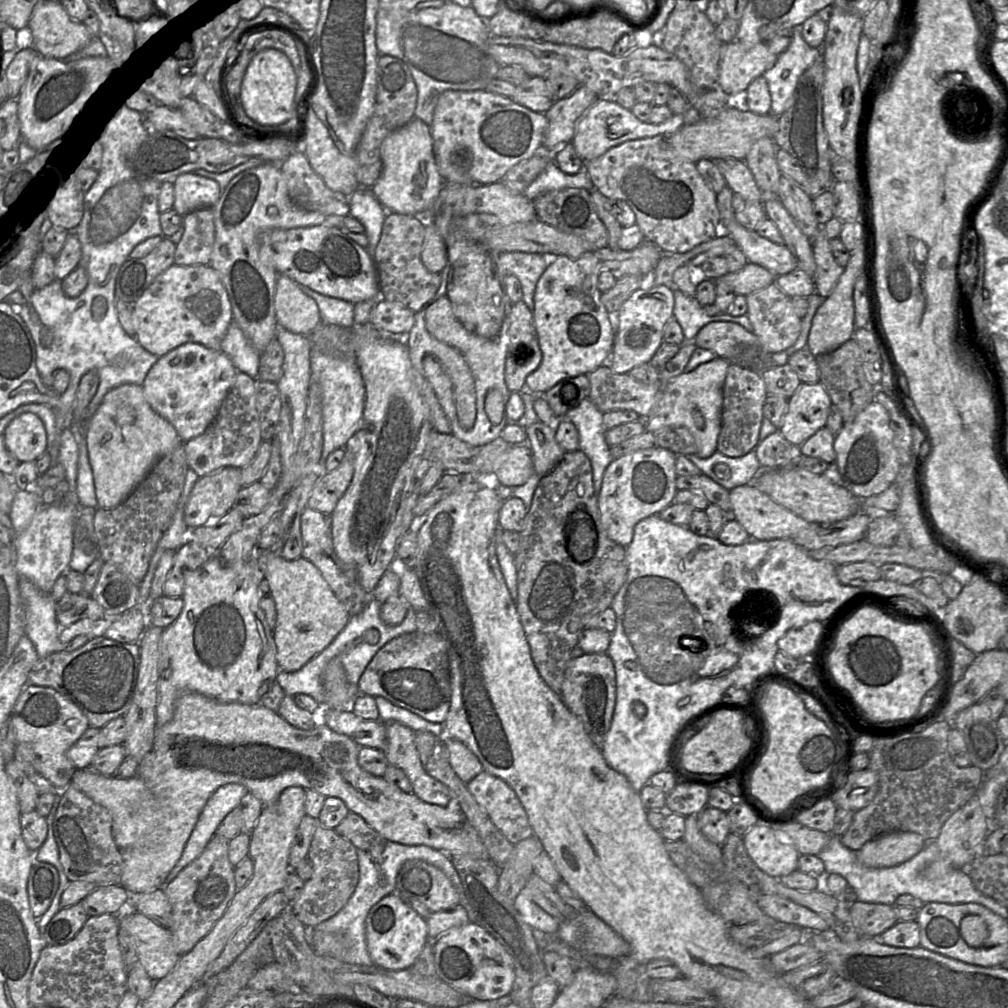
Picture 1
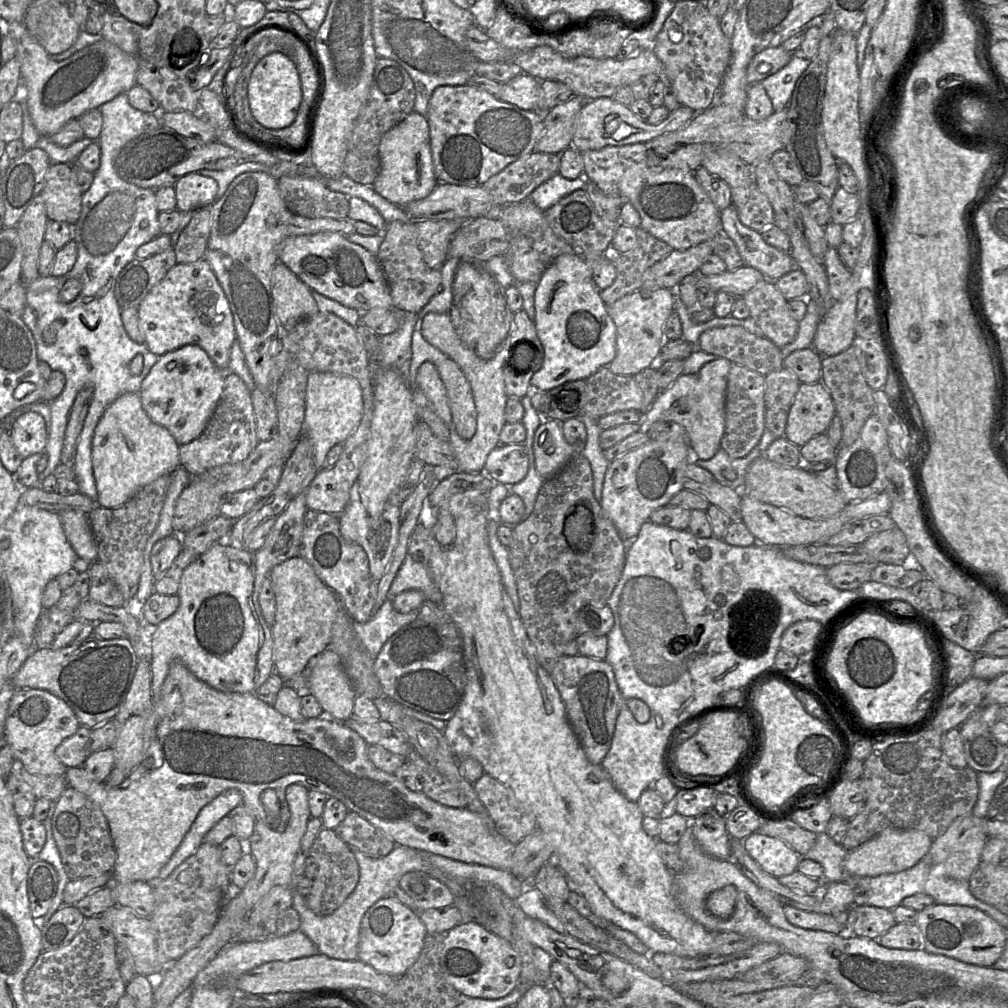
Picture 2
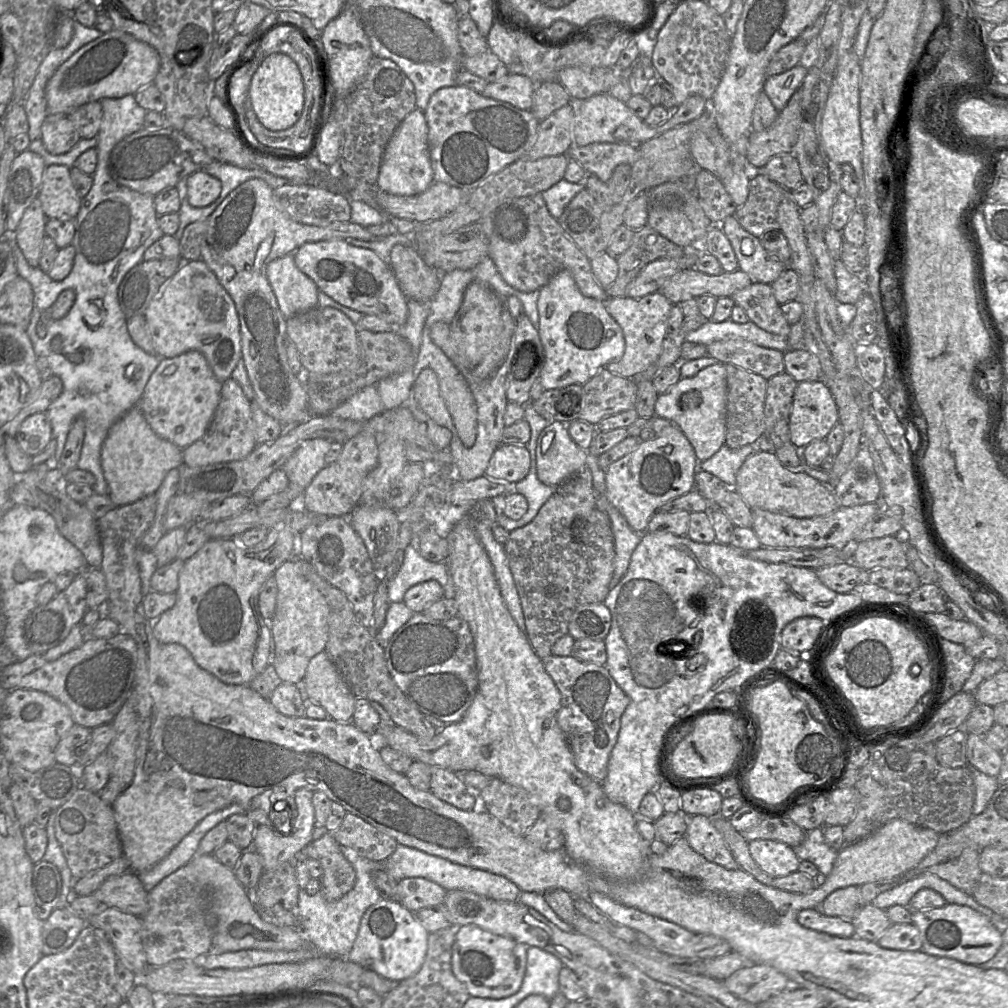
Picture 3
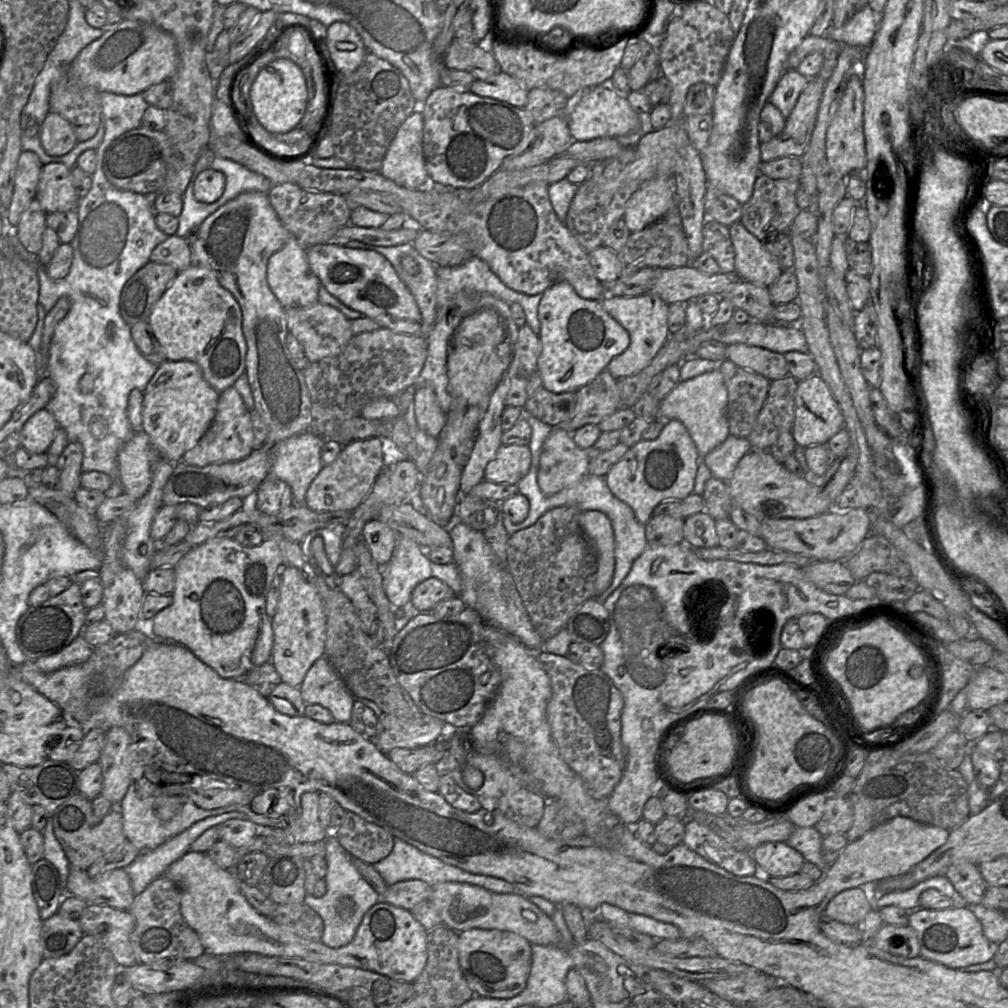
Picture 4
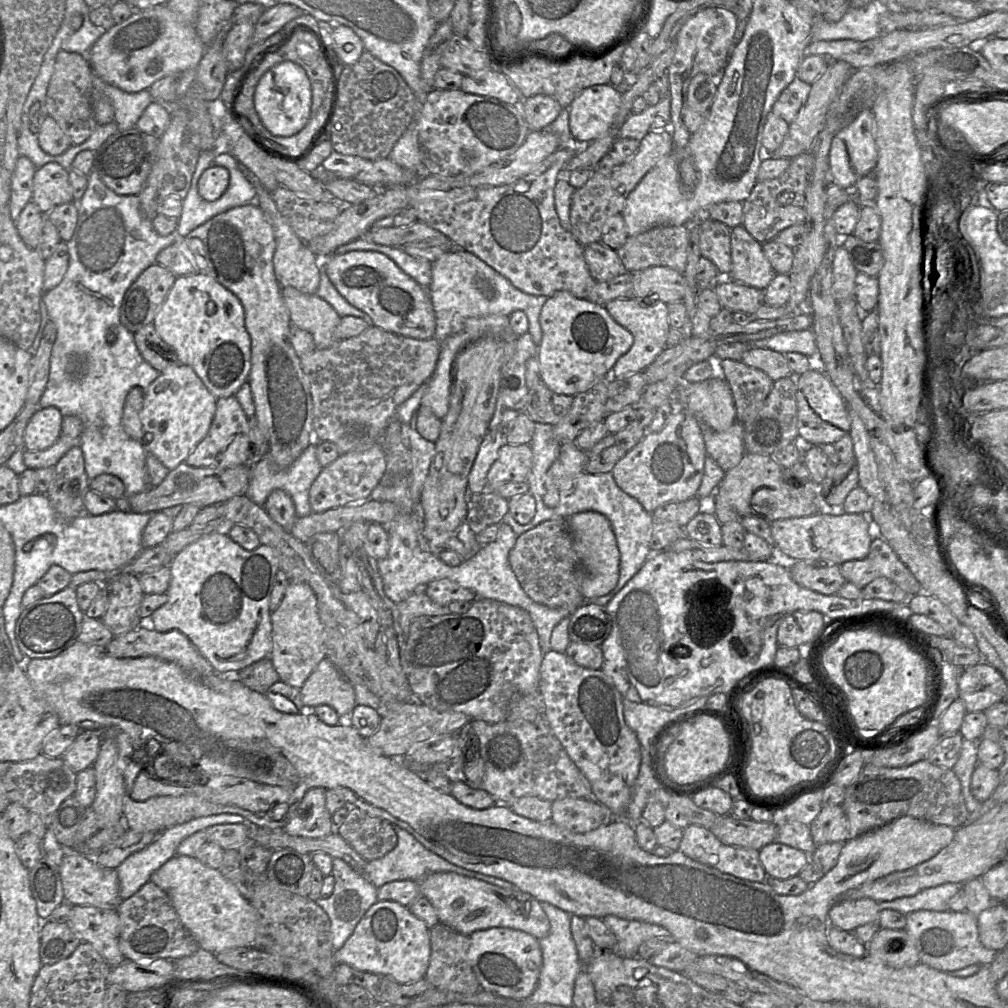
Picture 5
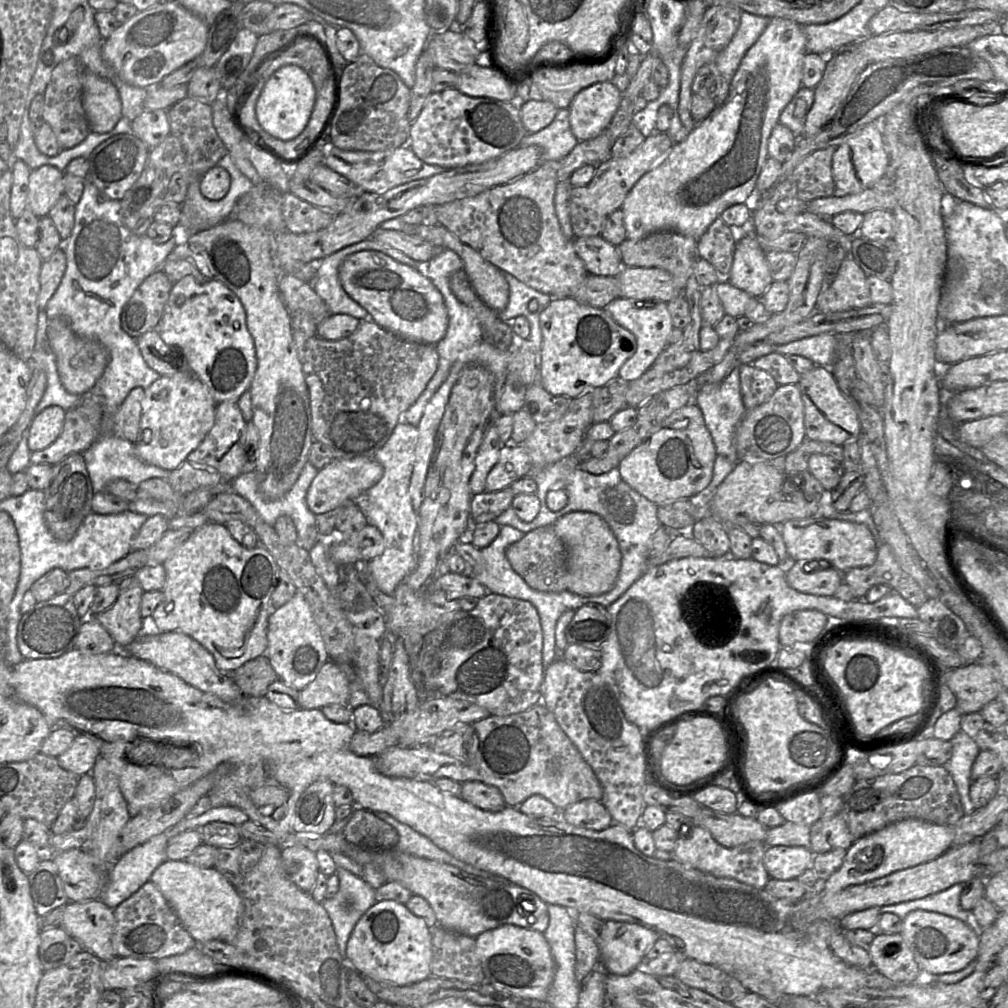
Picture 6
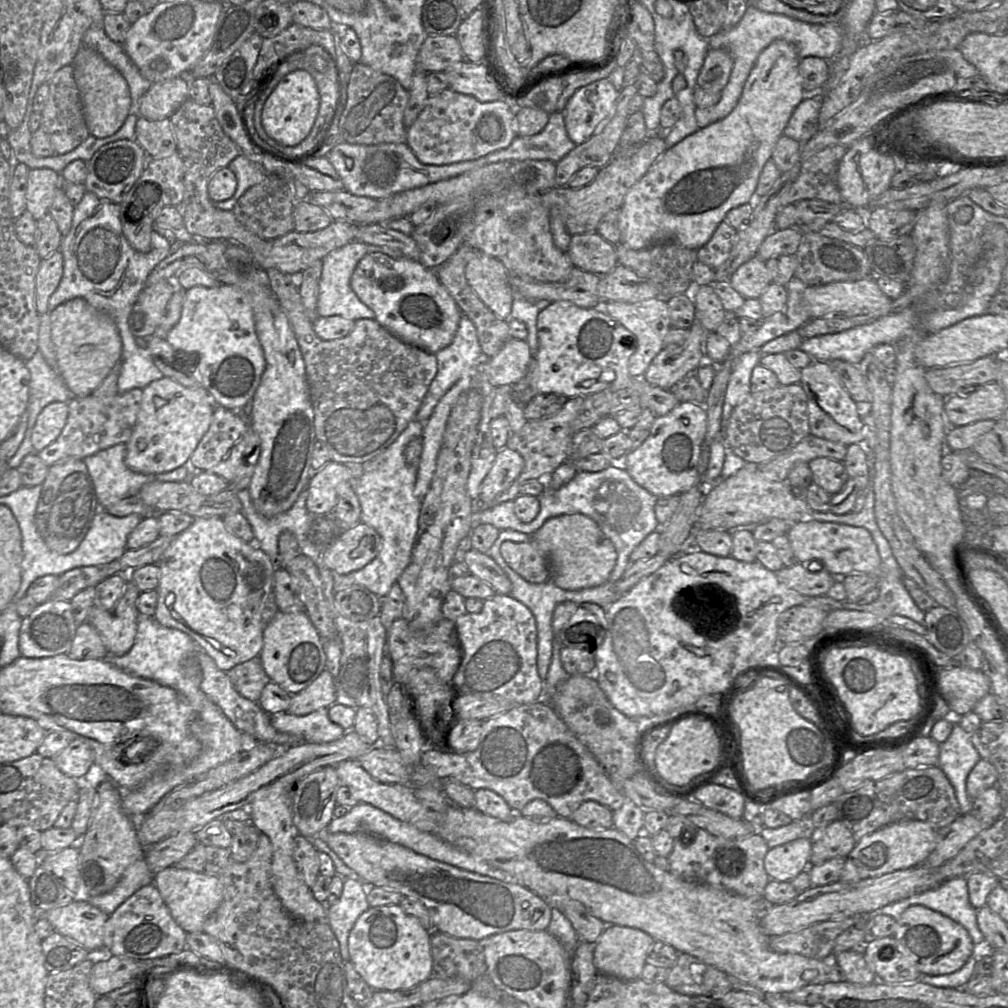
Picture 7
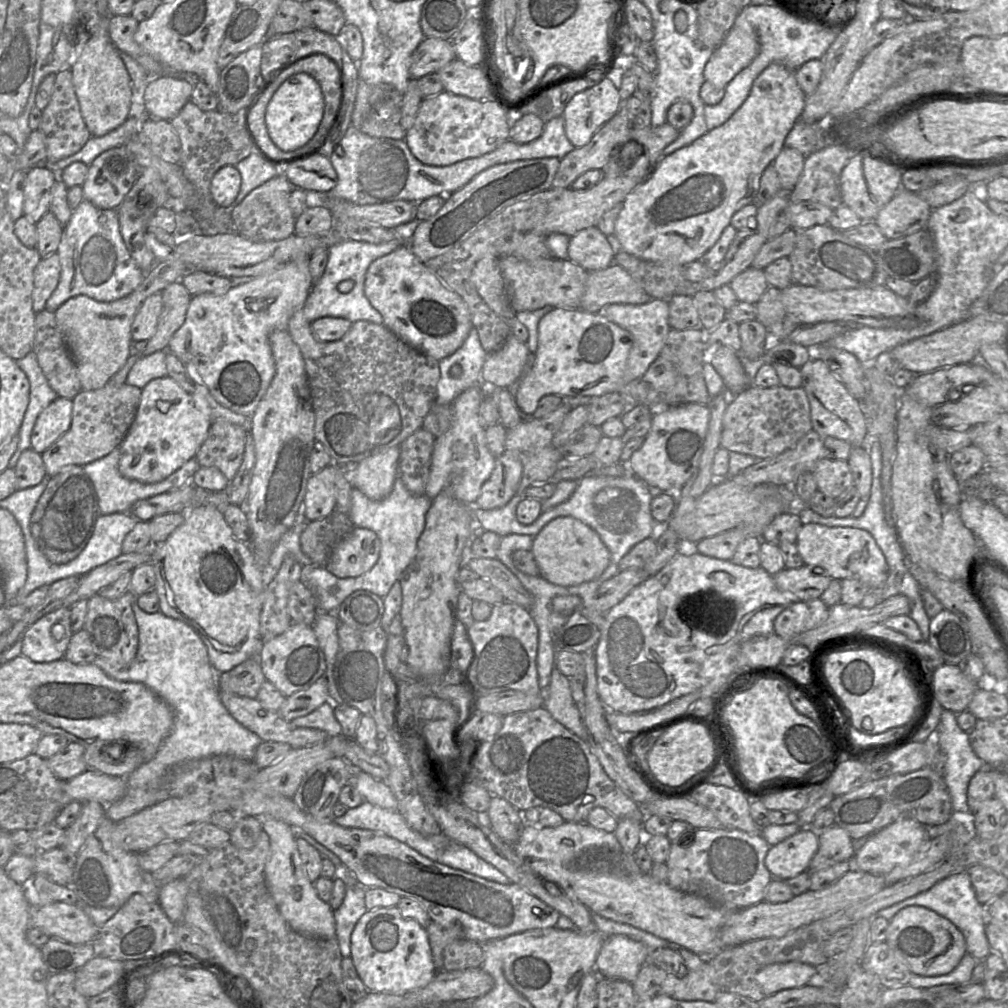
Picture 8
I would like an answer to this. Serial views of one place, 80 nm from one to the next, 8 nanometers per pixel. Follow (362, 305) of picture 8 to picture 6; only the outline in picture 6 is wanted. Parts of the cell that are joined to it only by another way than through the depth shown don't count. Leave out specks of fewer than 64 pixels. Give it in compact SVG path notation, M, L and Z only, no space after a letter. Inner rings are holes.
M367 238L347 246L319 261L316 265L316 275L312 282L315 293L324 301L330 314L346 314L354 318L369 320L370 314L355 302L343 289L339 279L339 267L351 254L360 251L378 251L395 261L422 270L426 263L418 263L401 251Z

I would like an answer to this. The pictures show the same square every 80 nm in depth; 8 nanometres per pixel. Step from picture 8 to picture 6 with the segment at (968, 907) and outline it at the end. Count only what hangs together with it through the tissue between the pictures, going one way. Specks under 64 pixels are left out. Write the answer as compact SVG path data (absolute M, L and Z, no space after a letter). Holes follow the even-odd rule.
M958 883L954 884L950 888L928 895L921 899L916 899L912 901L901 902L898 904L886 905L880 907L880 914L882 913L893 913L899 916L901 919L904 919L911 911L914 910L924 910L924 911L931 911L941 913L947 916L951 916L957 919L962 920L963 922L967 923L974 929L978 929L977 921L973 916L971 911L964 910L960 905L960 896L963 891L965 883Z

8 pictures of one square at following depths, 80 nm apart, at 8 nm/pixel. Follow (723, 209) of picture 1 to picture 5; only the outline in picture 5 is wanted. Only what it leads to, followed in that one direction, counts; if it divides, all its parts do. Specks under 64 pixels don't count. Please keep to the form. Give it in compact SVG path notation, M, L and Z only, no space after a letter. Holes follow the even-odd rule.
M742 226L731 229L730 279L765 290L776 275L766 258L762 244Z

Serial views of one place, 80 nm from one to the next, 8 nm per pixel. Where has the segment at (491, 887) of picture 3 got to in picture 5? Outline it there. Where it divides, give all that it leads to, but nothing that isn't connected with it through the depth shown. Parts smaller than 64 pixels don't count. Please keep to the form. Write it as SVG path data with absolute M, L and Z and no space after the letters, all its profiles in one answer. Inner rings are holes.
M394 825L394 830L398 837L396 847L381 858L367 861L367 865L364 870L365 878L376 888L380 888L383 885L396 880L420 881L424 877L437 872L454 872L459 875L475 878L502 888L515 888L513 883L501 878L471 871L448 862L441 856L427 849L412 834L397 825Z

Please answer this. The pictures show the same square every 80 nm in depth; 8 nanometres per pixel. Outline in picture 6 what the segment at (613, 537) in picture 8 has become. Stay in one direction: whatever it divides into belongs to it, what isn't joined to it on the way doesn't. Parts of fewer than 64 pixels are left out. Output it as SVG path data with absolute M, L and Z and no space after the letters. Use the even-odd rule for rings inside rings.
M565 457L540 470L534 475L537 484L536 496L540 500L540 510L531 522L522 521L510 506L494 521L502 525L509 525L517 530L528 533L543 526L551 526L554 522L572 512L584 511L598 514L613 531L621 551L621 567L613 587L613 592L601 598L589 600L590 603L608 607L618 600L628 588L648 569L650 559L650 541L654 532L659 528L660 522L657 516L658 505L632 489L621 477L618 467L600 475L591 474L574 466L575 459ZM551 490L564 490L568 501L558 511L551 511L546 504L546 495Z

